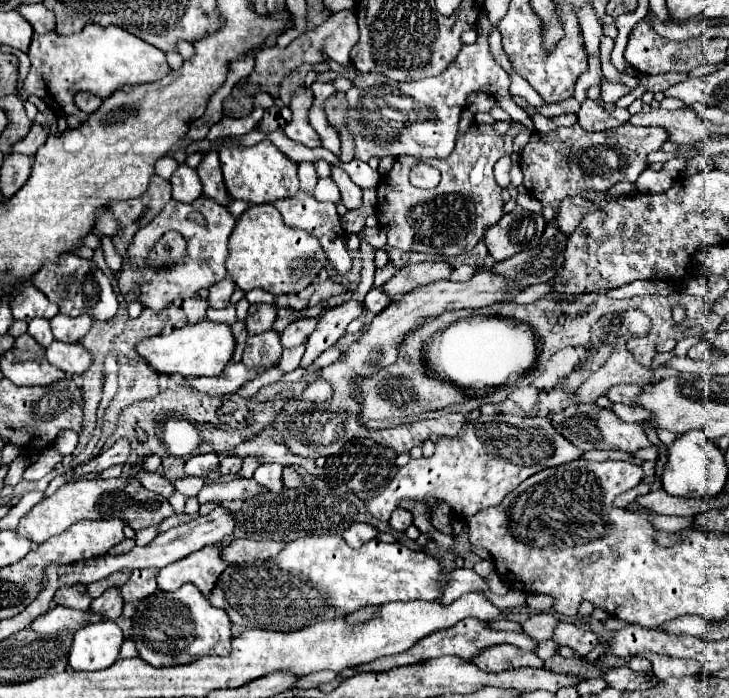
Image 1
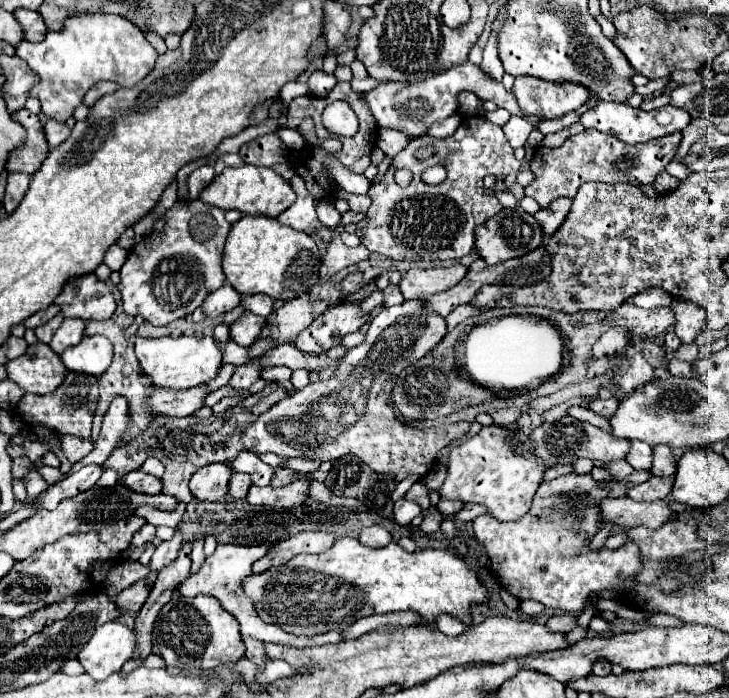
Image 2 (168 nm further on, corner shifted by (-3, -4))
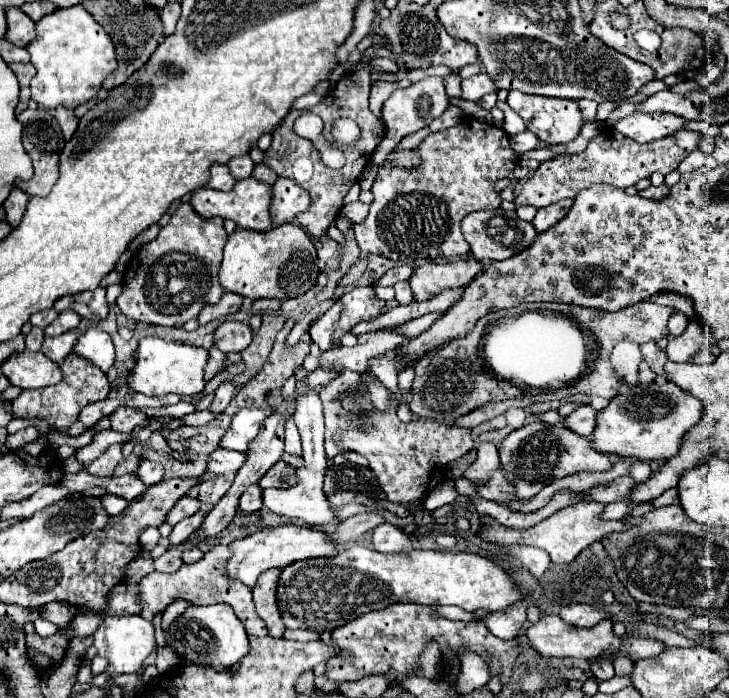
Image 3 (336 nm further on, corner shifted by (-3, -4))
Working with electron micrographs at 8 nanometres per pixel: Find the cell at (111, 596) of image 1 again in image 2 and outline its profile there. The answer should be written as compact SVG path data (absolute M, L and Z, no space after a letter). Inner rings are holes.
M141 579L141 581L133 583L131 587L123 589L115 597L115 603L121 609L121 613L139 613L139 609L143 607L147 595L149 595L149 585L147 585L145 579Z

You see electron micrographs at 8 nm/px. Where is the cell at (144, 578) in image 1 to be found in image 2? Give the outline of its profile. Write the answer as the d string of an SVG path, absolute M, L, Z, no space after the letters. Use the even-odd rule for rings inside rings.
M179 531L175 533L175 537L173 537L171 541L163 541L163 543L155 549L153 559L151 559L151 563L149 563L149 569L151 569L153 573L159 573L163 567L171 565L171 563L177 559L181 541L183 541L183 537L181 537Z

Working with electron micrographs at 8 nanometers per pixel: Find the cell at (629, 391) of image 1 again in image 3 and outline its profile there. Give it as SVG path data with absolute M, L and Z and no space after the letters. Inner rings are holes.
M581 405L577 407L565 421L563 425L567 429L571 429L573 433L581 435L581 437L591 437L593 435L593 425L595 425L595 419L597 419L597 411L589 405Z

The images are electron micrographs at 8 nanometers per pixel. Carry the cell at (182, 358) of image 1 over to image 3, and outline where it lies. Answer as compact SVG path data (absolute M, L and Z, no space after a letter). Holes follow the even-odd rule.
M145 337L139 343L135 367L127 377L129 387L133 391L149 395L149 397L165 397L169 393L197 395L205 387L203 369L205 369L207 357L209 357L209 353L205 349L201 349L201 347L163 341L163 339L157 339L157 337Z

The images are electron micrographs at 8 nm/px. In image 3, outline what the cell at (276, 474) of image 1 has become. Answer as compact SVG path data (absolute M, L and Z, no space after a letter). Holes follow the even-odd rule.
M219 447L213 451L213 455L209 455L207 471L215 475L235 475L243 467L245 459L247 459L245 453L233 453L229 449Z

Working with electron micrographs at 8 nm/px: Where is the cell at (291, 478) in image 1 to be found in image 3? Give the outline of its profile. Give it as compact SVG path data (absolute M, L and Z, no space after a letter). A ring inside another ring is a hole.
M279 459L279 461L263 475L263 479L259 481L259 487L261 487L261 489L269 489L269 487L287 489L287 487L293 487L295 483L297 483L295 467L287 465L283 459Z

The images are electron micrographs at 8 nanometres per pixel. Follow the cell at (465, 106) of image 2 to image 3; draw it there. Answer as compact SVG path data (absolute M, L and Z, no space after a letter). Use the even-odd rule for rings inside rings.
M457 73L447 75L443 81L445 81L447 95L451 95L451 97L459 97L461 95L461 77Z

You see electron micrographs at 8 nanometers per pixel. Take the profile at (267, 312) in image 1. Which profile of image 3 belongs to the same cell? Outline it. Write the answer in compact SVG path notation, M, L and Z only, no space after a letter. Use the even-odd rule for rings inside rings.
M223 321L215 333L213 333L213 343L219 351L229 353L229 351L243 351L251 343L251 327L247 323L237 323L237 321Z

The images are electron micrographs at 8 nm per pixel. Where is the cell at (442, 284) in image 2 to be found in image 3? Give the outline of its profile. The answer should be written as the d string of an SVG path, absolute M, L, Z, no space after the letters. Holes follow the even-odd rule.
M471 257L463 261L445 263L445 265L429 263L415 269L409 283L417 301L425 301L439 295L445 289L465 287L481 269L483 269L483 263Z

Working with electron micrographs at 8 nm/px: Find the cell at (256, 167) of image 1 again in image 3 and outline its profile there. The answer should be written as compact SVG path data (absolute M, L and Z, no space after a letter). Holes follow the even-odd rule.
M241 179L229 193L221 193L209 187L201 187L191 193L191 207L199 217L221 217L221 219L233 219L241 229L253 229L253 231L269 231L273 227L269 217L269 201L271 201L271 185L265 185L261 181Z

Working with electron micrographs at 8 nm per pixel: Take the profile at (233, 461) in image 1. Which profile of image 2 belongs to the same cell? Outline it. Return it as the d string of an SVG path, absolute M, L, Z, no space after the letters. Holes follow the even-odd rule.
M233 473L231 479L229 479L229 495L235 497L235 499L243 499L247 489L251 485L251 477L249 473Z

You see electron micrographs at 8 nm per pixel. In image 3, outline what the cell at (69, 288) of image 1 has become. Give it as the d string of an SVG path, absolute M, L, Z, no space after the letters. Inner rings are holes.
M97 287L95 291L83 291L77 295L67 295L55 301L53 305L59 313L65 309L77 311L81 317L89 321L103 321L109 313L109 305L105 301L105 289Z

